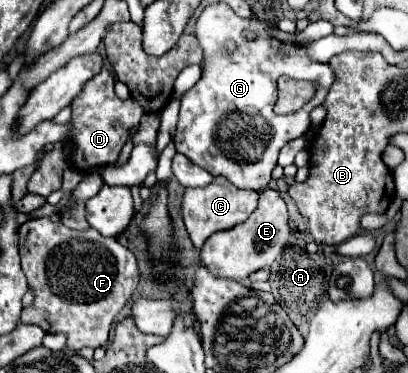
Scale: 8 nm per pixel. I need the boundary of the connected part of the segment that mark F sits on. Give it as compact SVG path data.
M34 218L20 226L18 248L28 286L36 292L34 304L22 310L22 324L36 324L42 330L68 336L68 348L98 348L108 344L114 316L130 300L138 286L140 272L136 256L116 238L104 238L98 230L72 230L60 220Z

